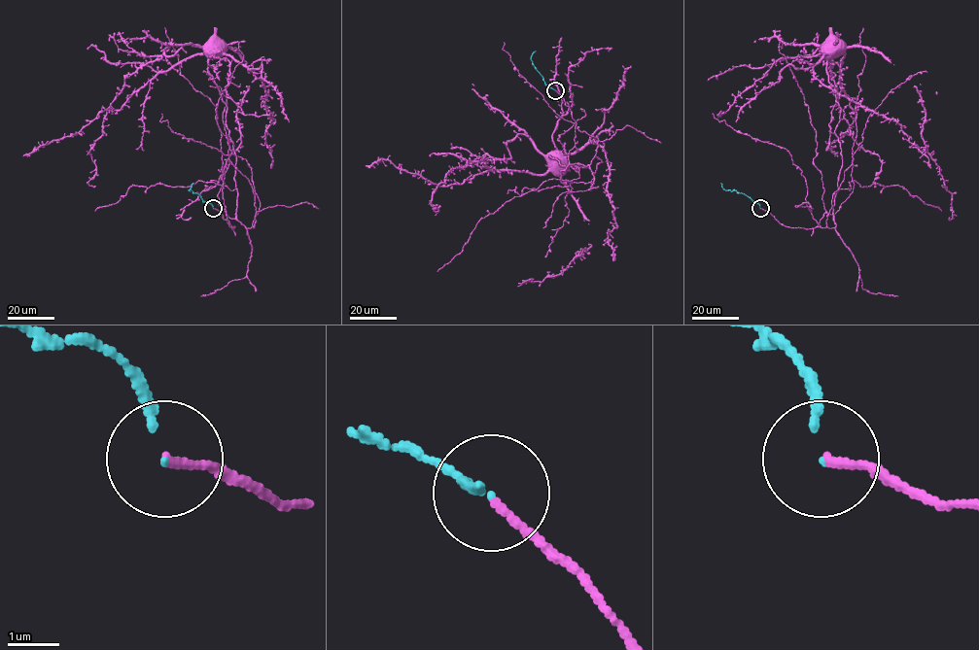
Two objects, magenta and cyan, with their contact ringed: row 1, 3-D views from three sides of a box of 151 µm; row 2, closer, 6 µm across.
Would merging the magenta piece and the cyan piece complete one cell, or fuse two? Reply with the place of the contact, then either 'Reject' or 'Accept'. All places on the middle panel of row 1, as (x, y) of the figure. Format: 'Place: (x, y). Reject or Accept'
Place: (555, 90). Accept

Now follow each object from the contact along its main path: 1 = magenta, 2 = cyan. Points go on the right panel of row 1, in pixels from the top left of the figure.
1: (760, 209), (793, 227), (815, 228), (825, 213), (833, 219), (842, 155), (829, 43)
2: (760, 209), (744, 194), (726, 190), (720, 183)

